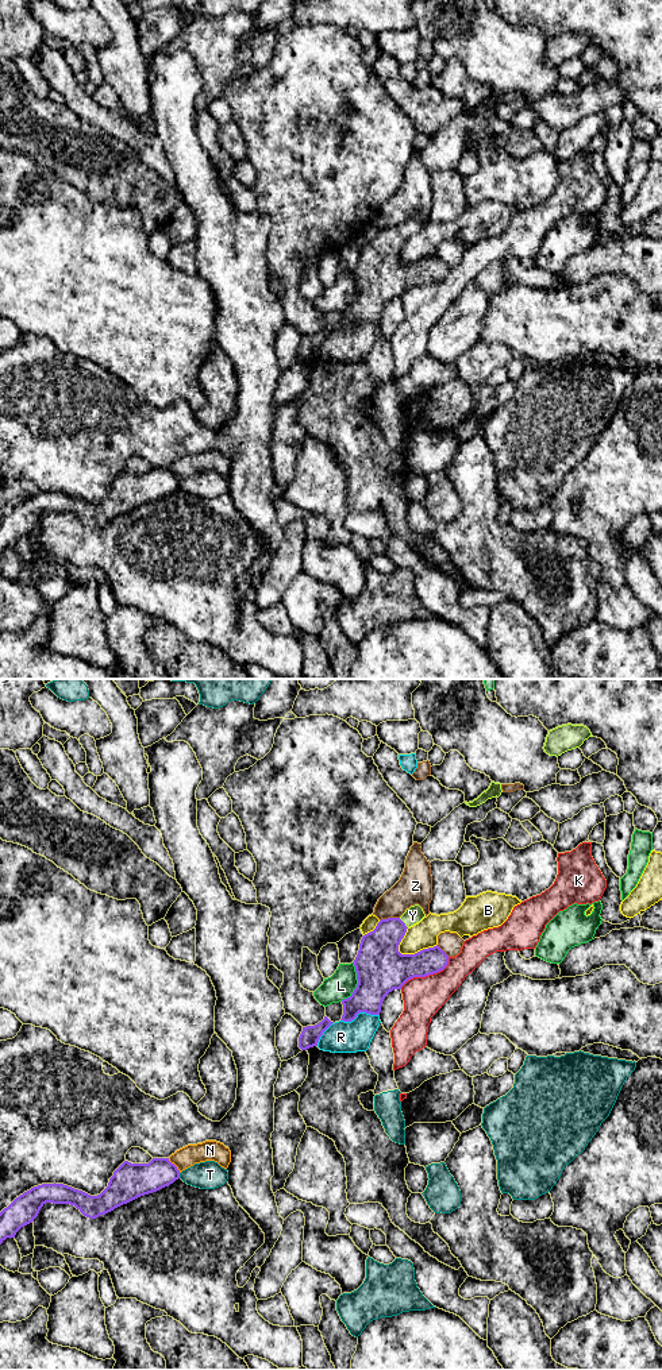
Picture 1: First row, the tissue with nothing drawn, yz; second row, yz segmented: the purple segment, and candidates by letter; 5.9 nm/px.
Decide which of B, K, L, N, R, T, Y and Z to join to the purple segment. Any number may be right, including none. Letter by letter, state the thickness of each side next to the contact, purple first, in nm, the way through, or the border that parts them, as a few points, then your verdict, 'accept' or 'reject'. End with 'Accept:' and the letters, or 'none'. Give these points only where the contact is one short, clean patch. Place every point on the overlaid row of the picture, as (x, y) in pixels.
B: 300 nm thick on the purple side, 160 nm on the other; reject
K: 260 nm thick on the purple side, 240 nm on the other; border along yz (449, 957), (442, 969), (414, 976), (400, 988); reject
L: 300 nm thick on the purple side, 160 nm on the other; reject
N: 200 nm thick on the purple side, 130 nm on the other; reject
R: 260 nm thick on the purple side, 190 nm on the other; border along yz (378, 1014), (360, 1012), (350, 1021), (341, 1021); reject
T: 200 nm thick on the purple side, 170 nm on the other; border along yz (179, 1173), (180, 1177); reject
Y: 240 nm thick on the purple side, 110 nm on the other; runs through yz (378, 956), (380, 948), (404, 923), (412, 915); accept
Z: 260 nm thick on the purple side, 200 nm on the other; reject
Accept: Y

